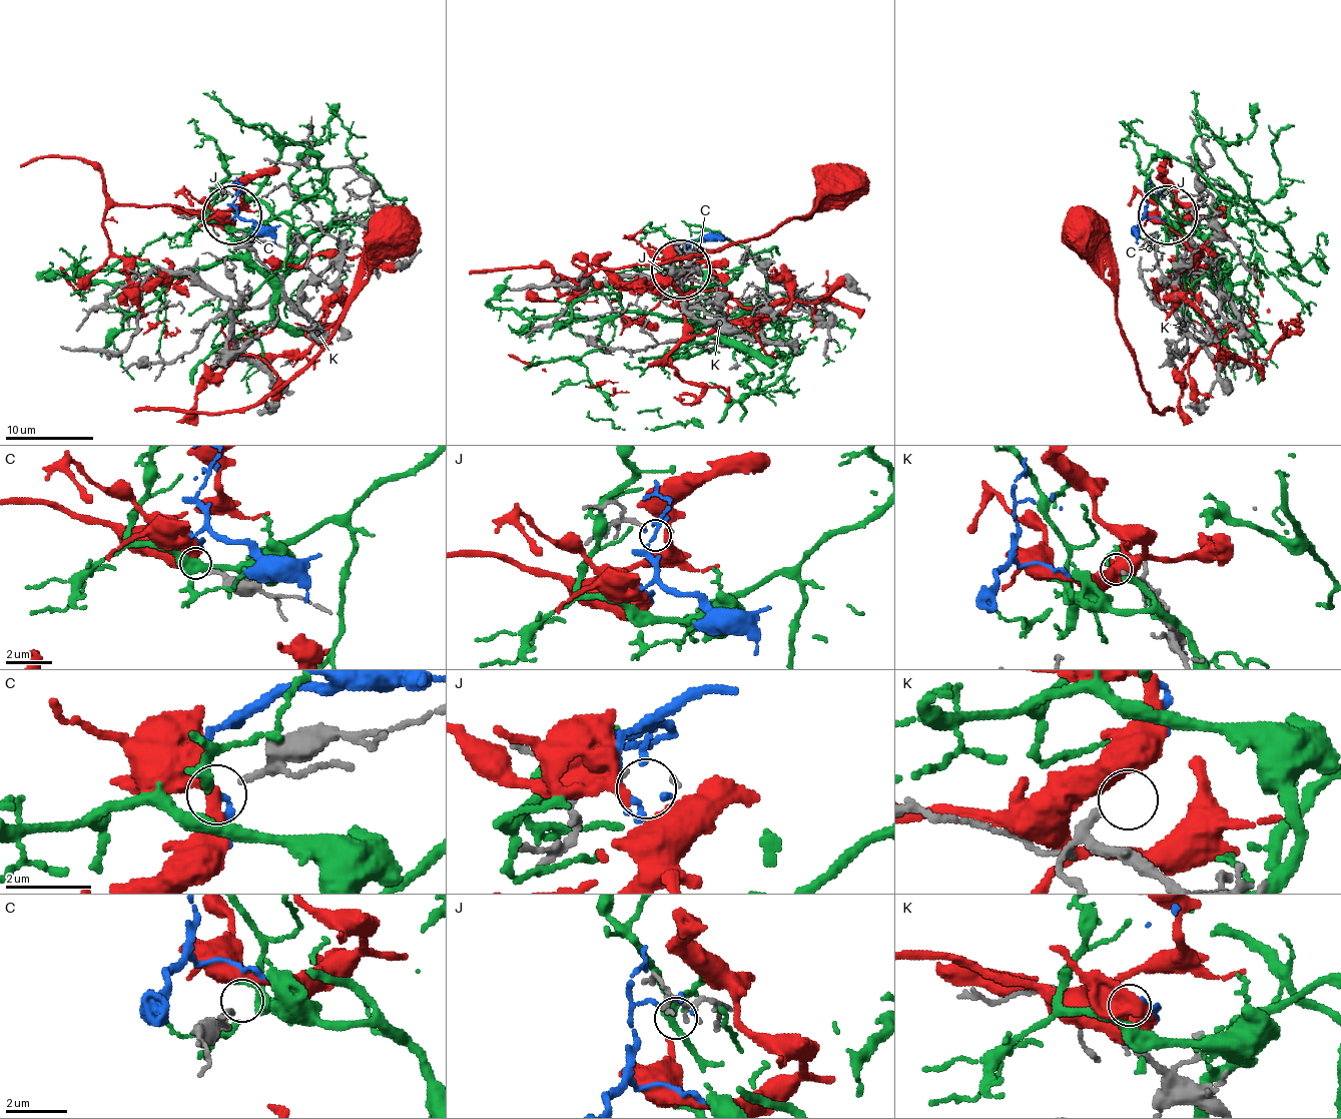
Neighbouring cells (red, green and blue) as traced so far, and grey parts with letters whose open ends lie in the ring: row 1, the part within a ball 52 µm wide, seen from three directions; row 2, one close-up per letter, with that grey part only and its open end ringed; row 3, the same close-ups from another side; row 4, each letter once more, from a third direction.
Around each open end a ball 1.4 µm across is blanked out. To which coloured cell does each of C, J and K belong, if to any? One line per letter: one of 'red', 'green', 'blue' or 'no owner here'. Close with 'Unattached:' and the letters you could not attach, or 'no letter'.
C: no owner here
J: no owner here
K: no owner here
Unattached: C, J, K

